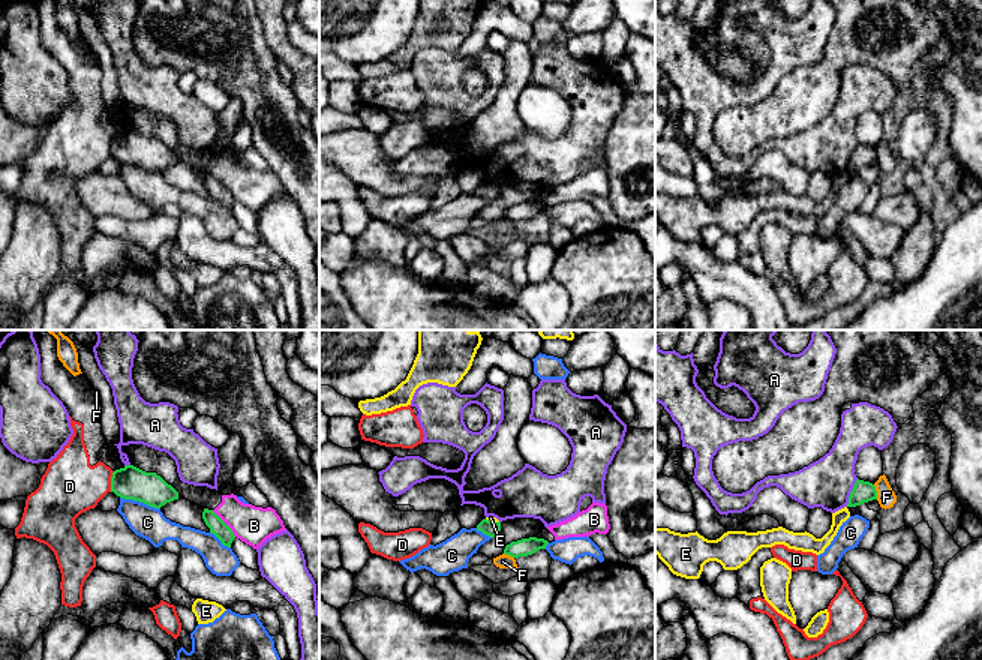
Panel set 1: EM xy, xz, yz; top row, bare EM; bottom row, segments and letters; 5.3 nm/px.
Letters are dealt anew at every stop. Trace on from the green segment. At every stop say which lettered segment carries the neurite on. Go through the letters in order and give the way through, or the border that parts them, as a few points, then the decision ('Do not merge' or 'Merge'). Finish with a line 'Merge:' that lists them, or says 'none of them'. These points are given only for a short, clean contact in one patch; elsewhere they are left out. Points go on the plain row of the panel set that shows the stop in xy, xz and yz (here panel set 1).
A: Do not merge
B: Boundary: xy (212, 174), (236, 200). Do not merge
C: Do not merge
D: Do not merge
E: Boundary: xz (486, 182), (498, 186). Do not merge
F: Boundary: yz (873, 149), (877, 162). Do not merge
Merge: none of them

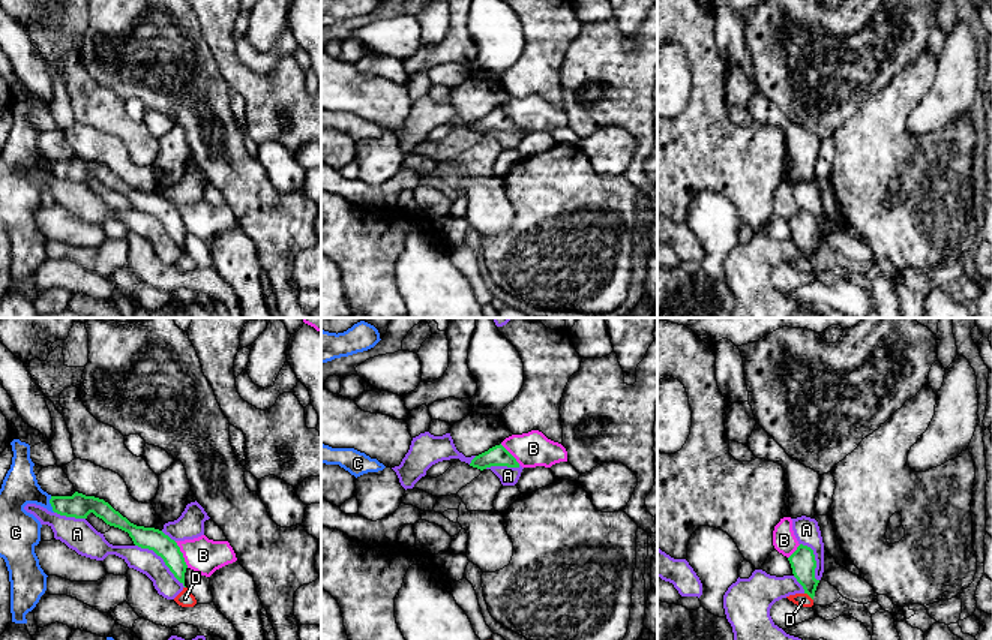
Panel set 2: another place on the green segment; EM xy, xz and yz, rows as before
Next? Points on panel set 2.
A: Do not merge
B: Boundary: xy (174, 206), (188, 231). Do not merge
C: Do not merge
D: Boundary: yz (805, 257), (812, 264). Do not merge
Merge: none of them

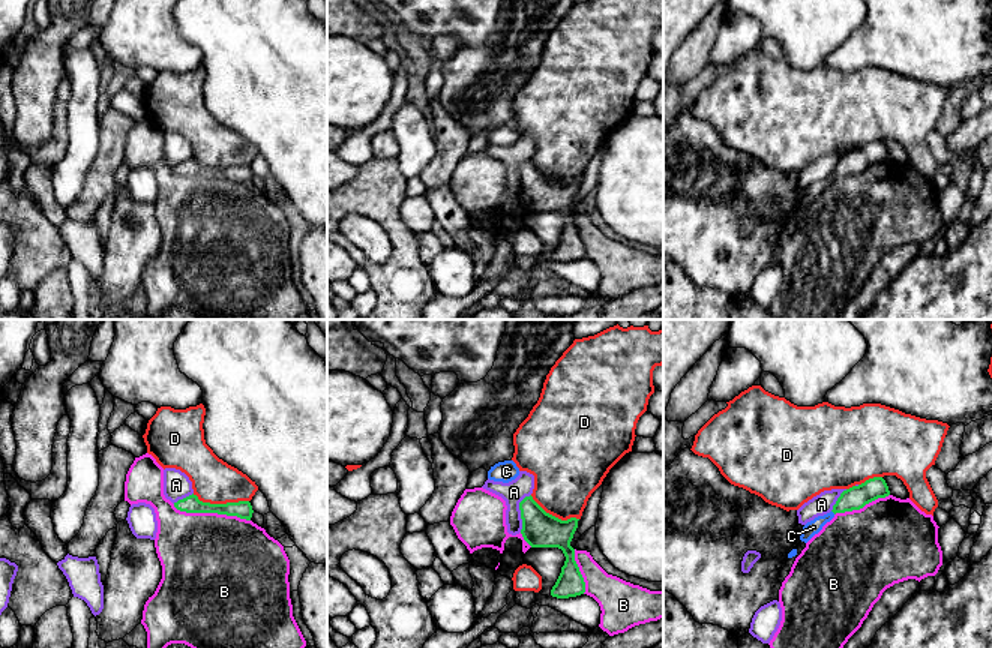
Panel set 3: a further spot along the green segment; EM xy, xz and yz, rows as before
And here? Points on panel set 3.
A: Boundary: xz (530, 158), (520, 167), (520, 195). Do not merge
B: Do not merge
C: Path across: yz (854, 162), (833, 176), (814, 191). Merge
D: Do not merge
Merge: C

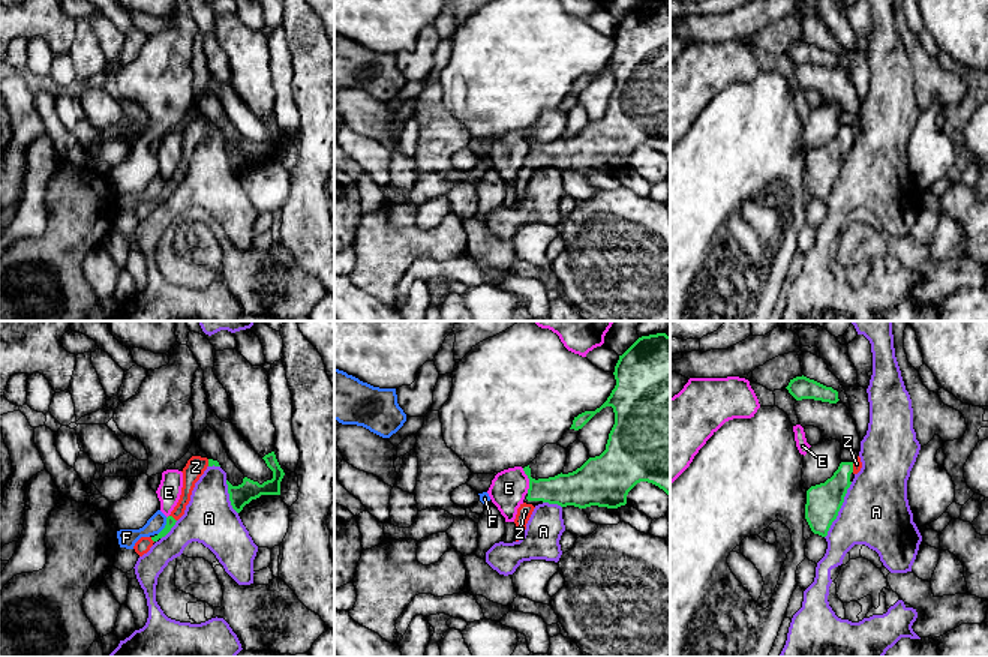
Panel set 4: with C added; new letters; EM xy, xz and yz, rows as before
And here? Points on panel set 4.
A: Do not merge
E: Do not merge
F: Boundary: xy (167, 182), (165, 191), (158, 198). Do not merge
Z: Merge
Merge: Z

